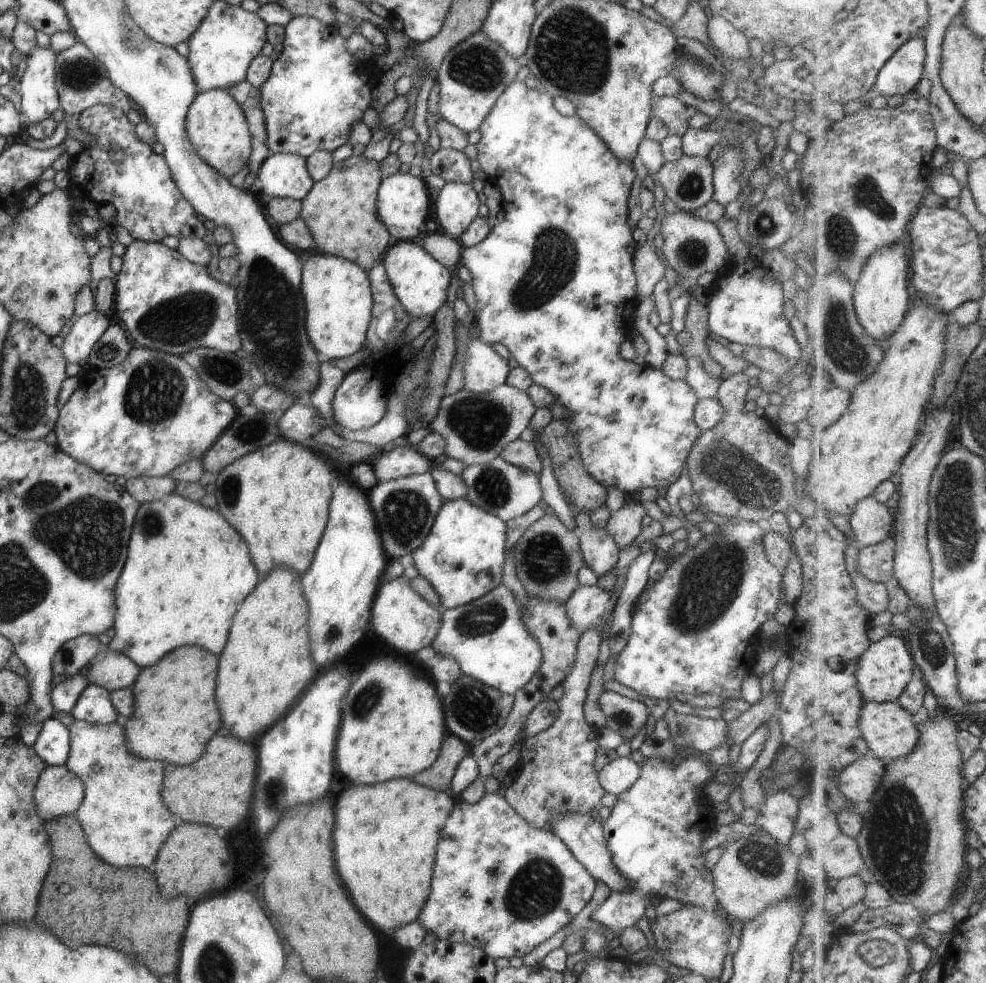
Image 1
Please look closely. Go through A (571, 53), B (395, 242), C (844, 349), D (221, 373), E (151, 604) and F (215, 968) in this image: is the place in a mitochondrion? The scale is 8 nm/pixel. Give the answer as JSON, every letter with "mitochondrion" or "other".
{"A":"mitochondrion","B":"other","C":"mitochondrion","D":"mitochondrion","E":"other","F":"mitochondrion"}

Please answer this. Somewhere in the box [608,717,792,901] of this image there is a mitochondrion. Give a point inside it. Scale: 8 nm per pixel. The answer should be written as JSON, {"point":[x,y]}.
{"point":[756,856]}

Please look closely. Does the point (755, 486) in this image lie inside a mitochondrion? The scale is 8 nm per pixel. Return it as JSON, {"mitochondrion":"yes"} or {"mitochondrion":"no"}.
{"mitochondrion":"yes"}

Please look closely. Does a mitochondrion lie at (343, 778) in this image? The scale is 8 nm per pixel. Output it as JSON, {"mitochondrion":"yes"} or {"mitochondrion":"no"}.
{"mitochondrion":"no"}

